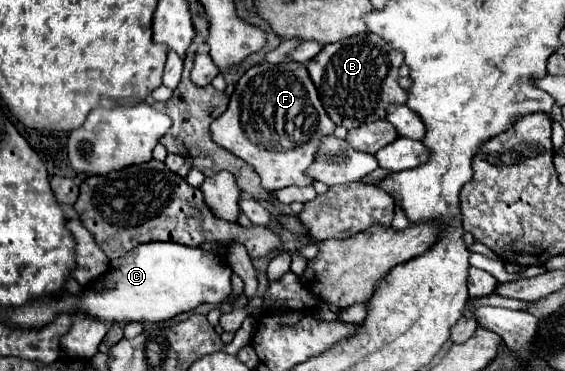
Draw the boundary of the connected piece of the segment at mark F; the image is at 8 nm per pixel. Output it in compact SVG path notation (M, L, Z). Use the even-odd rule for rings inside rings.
M296 61L250 67L238 79L226 113L210 127L214 143L250 163L270 193L290 185L312 185L306 169L312 165L322 137L334 135L334 129L306 67Z

